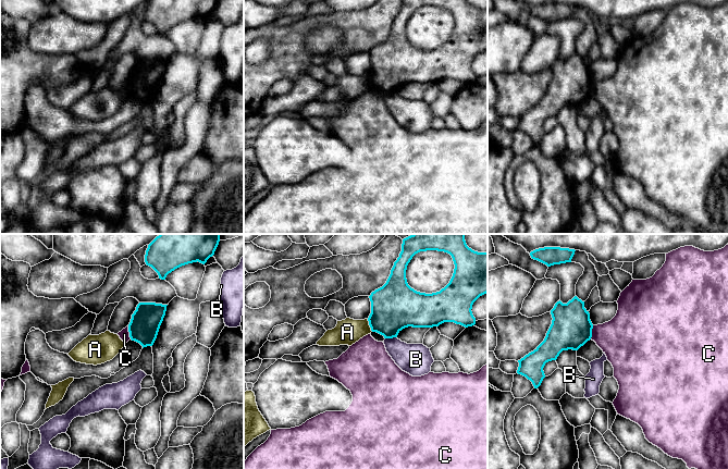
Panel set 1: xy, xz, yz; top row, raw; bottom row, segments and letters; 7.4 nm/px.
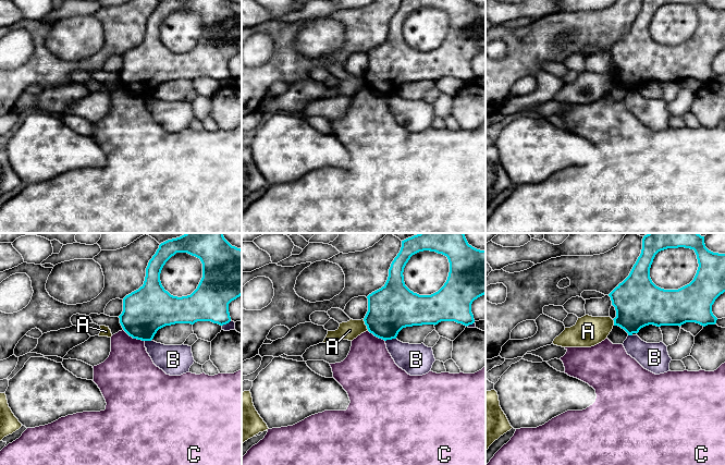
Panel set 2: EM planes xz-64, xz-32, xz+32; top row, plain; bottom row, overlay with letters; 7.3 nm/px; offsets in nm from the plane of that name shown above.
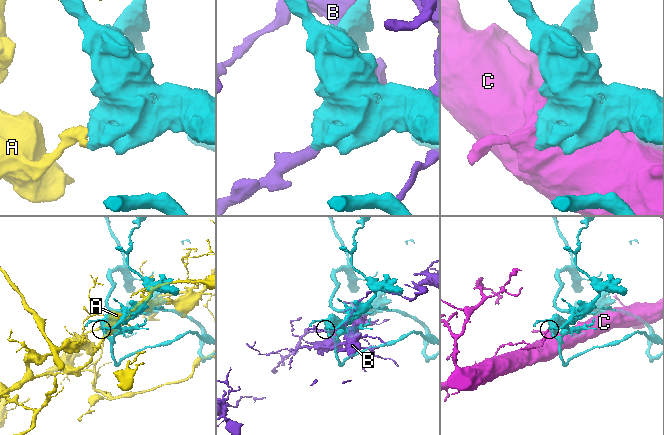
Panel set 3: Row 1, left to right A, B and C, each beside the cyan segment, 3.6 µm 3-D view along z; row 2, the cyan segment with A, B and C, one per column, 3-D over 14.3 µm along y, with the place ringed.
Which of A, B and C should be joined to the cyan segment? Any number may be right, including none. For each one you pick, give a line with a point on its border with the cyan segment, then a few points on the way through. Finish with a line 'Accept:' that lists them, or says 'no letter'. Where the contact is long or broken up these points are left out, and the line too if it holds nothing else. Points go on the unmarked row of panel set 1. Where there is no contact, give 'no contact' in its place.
Accept: no letter

